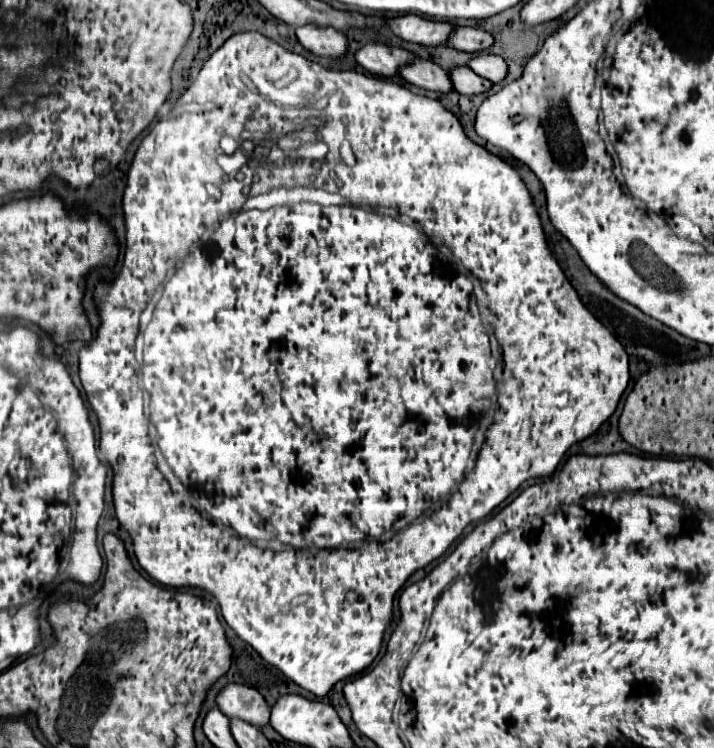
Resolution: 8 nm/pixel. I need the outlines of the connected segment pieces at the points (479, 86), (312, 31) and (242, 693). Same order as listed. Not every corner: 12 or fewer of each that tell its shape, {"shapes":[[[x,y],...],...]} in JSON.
{"shapes":[[[466,66],[452,68],[450,80],[458,94],[486,92],[492,82]],[[314,24],[296,38],[318,56],[338,58],[348,50],[344,32]],[[242,684],[216,696],[220,712],[258,728],[268,724],[270,706],[260,692]]]}

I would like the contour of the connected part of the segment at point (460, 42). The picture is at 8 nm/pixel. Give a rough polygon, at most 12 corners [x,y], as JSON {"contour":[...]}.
{"contour":[[454,28],[446,46],[484,52],[492,36],[480,28]]}

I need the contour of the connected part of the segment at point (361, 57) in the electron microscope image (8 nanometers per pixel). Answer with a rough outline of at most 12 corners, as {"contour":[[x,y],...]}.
{"contour":[[368,42],[356,62],[372,74],[396,76],[412,52]]}

